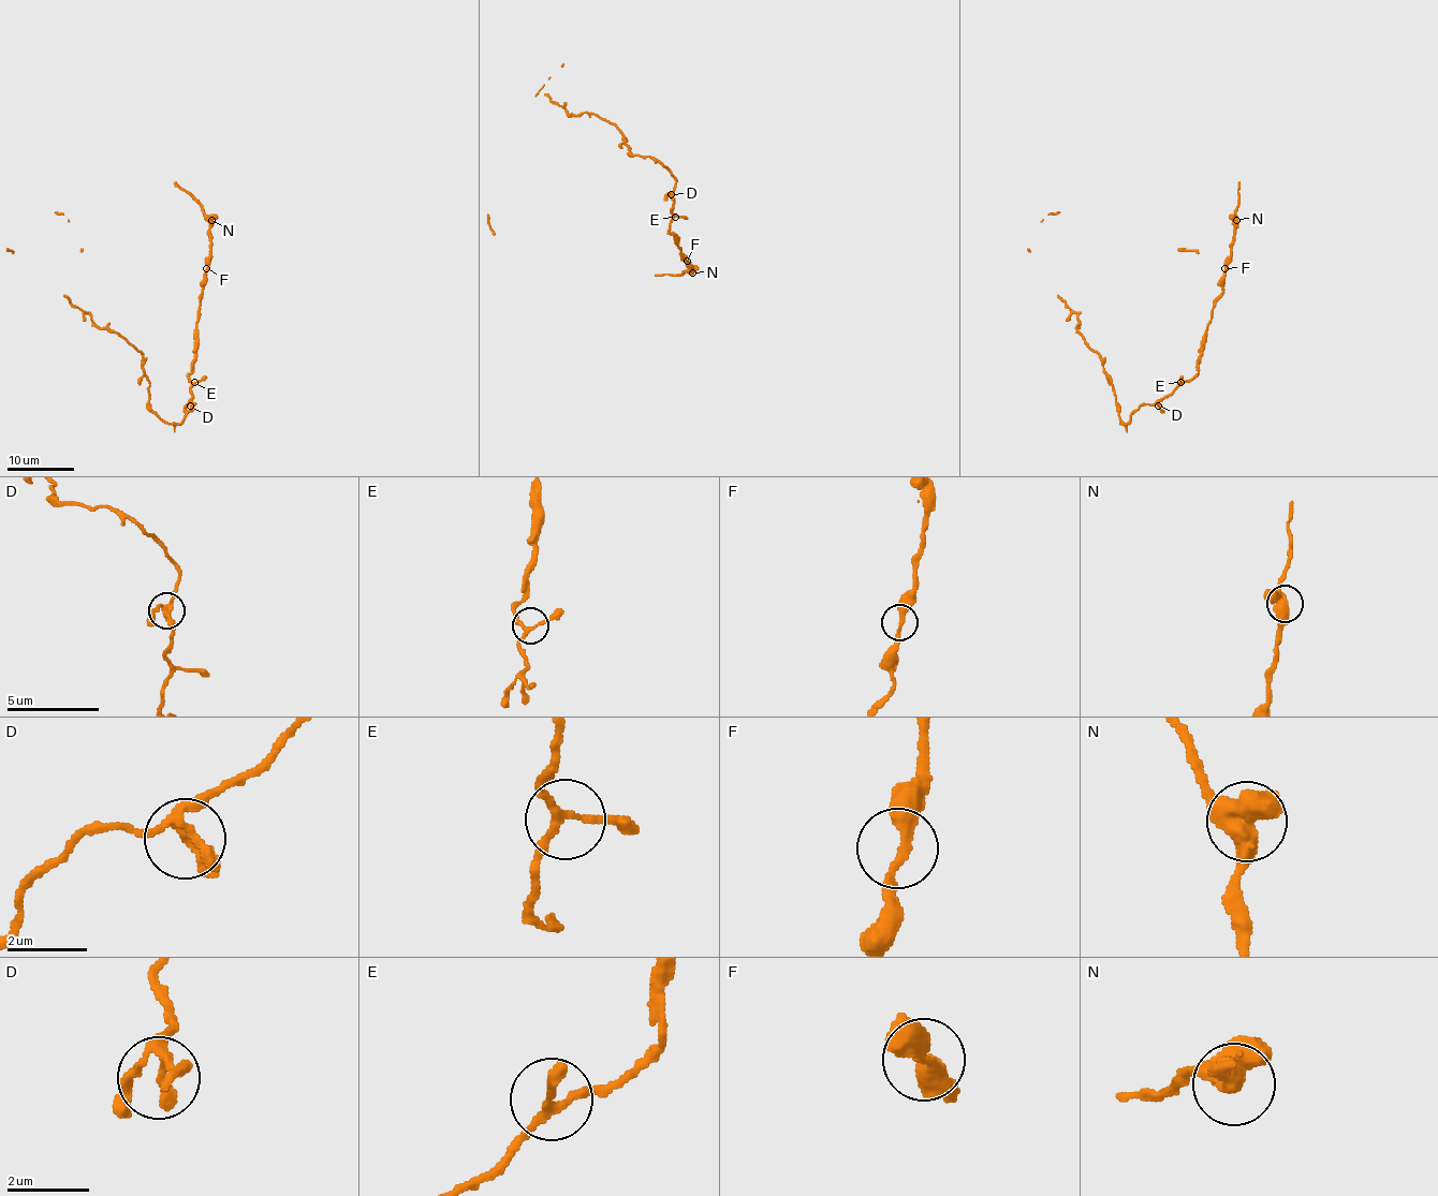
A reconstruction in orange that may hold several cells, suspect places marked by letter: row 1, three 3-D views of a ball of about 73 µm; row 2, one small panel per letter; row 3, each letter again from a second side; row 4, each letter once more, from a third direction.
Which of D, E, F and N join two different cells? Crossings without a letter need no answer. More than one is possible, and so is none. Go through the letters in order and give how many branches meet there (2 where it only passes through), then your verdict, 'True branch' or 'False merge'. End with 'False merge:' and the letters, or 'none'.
D: Branches: 3. True branch
E: Branches: 3. True branch
F: Branches: 2. True branch
N: Branches: 3. True branch
False merge: none

